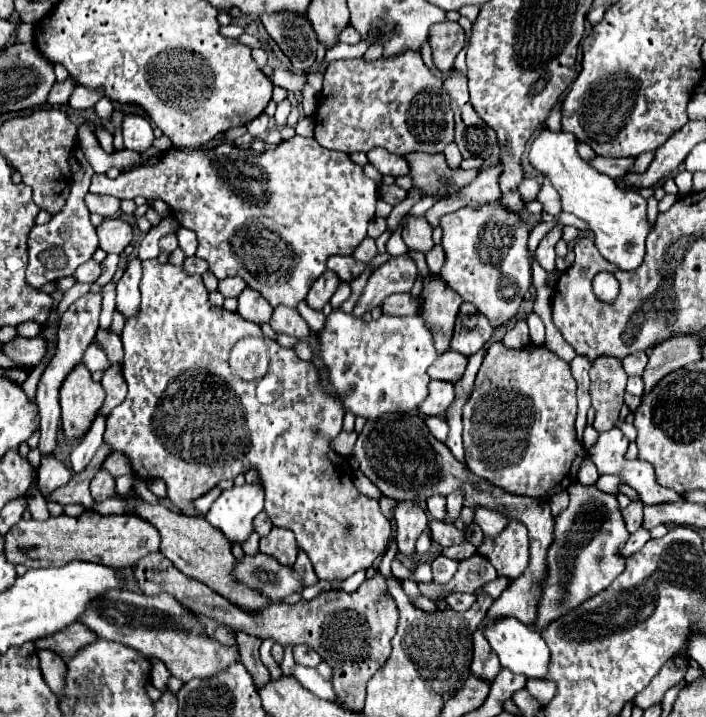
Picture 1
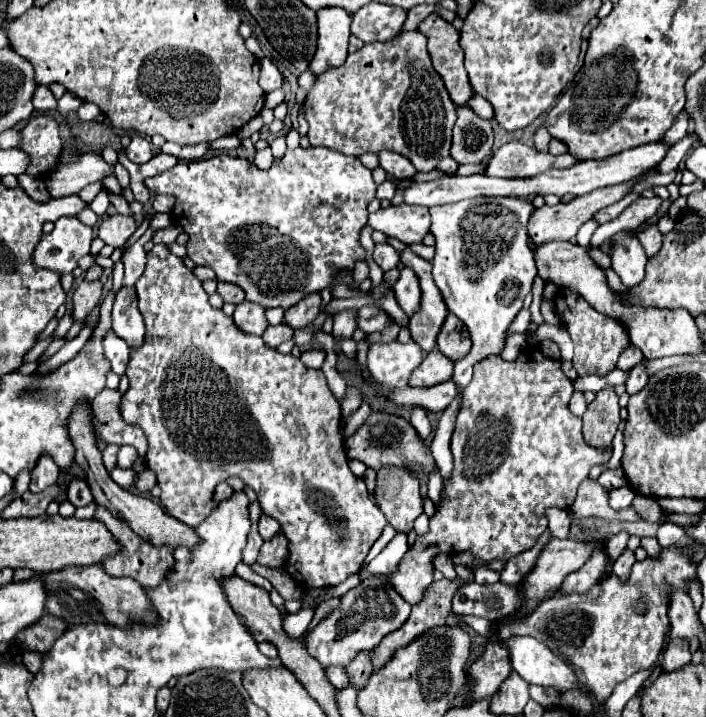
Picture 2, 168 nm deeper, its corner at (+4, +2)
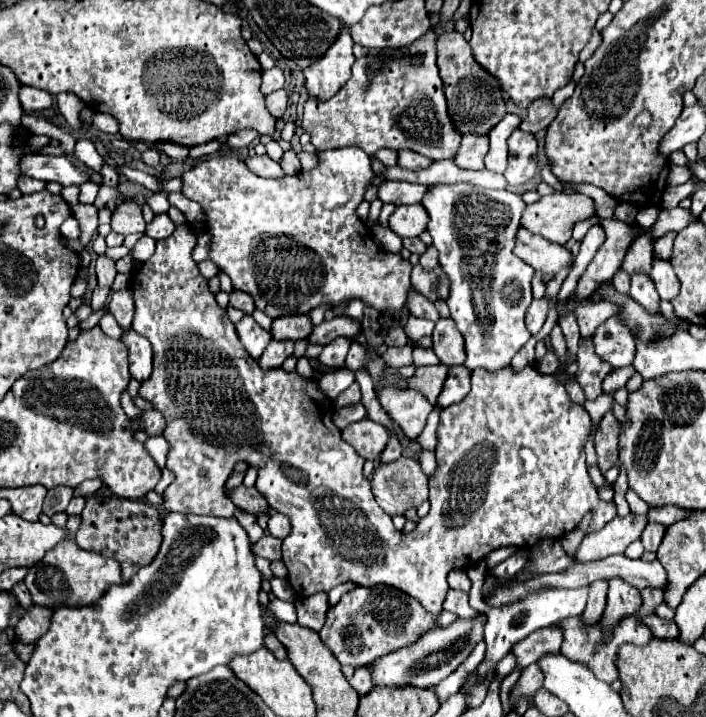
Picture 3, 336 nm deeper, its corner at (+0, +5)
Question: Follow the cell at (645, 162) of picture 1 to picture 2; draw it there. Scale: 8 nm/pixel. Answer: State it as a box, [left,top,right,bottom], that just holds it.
[664,112,688,144]

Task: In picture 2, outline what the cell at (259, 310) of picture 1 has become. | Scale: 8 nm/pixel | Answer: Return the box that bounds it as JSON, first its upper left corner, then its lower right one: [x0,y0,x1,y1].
[234,302,268,336]

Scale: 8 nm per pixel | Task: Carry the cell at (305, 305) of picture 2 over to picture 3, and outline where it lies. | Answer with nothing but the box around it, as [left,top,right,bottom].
[272,315,312,339]

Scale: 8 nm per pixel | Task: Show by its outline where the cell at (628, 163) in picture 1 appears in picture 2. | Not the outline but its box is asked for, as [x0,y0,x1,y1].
[486,140,578,178]

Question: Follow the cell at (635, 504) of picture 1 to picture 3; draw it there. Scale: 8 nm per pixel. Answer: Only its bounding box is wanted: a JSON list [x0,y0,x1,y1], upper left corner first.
[584,579,608,625]

